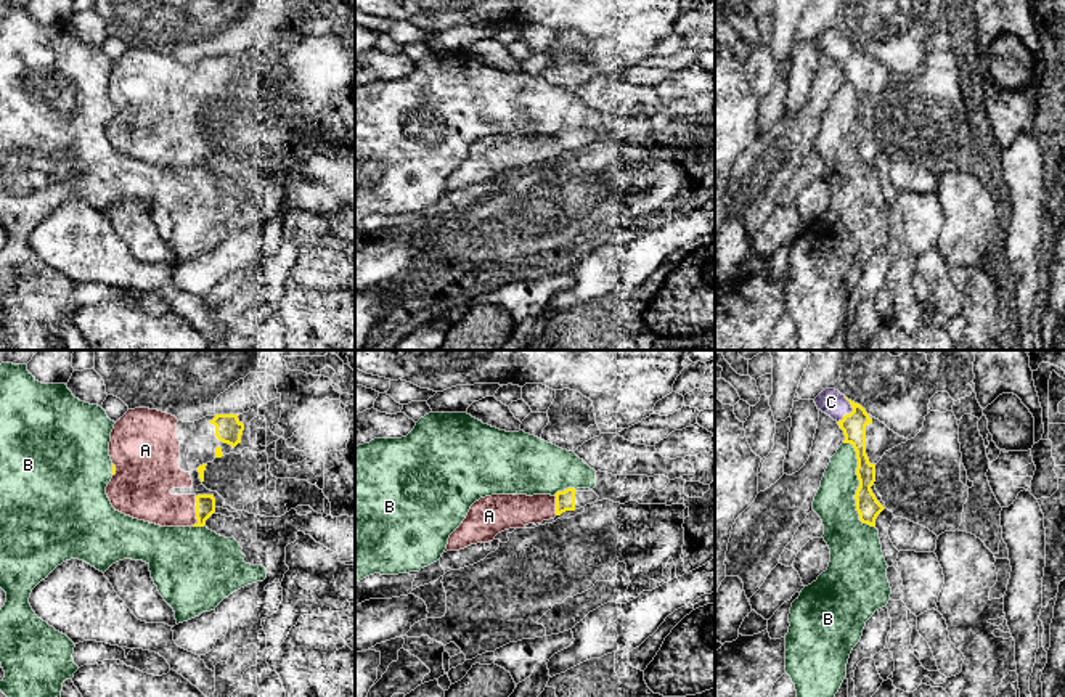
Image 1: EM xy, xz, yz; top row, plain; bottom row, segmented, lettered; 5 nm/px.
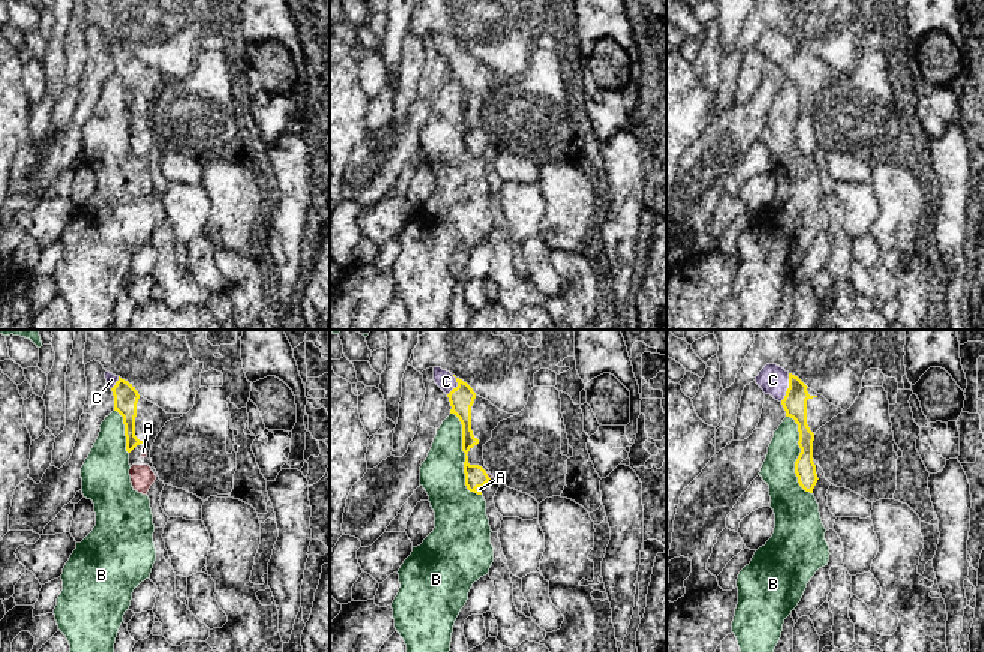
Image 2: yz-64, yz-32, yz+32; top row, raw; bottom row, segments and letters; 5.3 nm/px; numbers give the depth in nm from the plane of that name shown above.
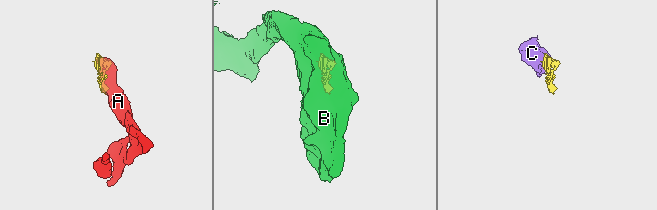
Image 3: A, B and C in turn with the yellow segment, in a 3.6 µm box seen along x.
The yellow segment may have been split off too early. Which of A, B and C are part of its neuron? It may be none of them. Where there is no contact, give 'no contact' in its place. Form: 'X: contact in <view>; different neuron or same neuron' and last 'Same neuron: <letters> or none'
A: contact in xy; same neuron
B: contact in yz; different neuron
C: contact in yz; same neuron
Same neuron: A, C

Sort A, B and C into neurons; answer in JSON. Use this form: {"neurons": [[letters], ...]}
{"neurons": [["A", "C"], ["B"]]}

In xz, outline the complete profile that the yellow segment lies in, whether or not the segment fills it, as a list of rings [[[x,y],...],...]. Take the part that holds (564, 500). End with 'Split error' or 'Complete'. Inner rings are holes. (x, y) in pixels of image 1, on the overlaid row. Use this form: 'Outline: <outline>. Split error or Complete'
Outline: [[[575,488],[551,495],[492,495],[475,501],[463,524],[450,535],[447,551],[493,541],[509,528],[541,524],[565,511],[575,511]]]. Split error

